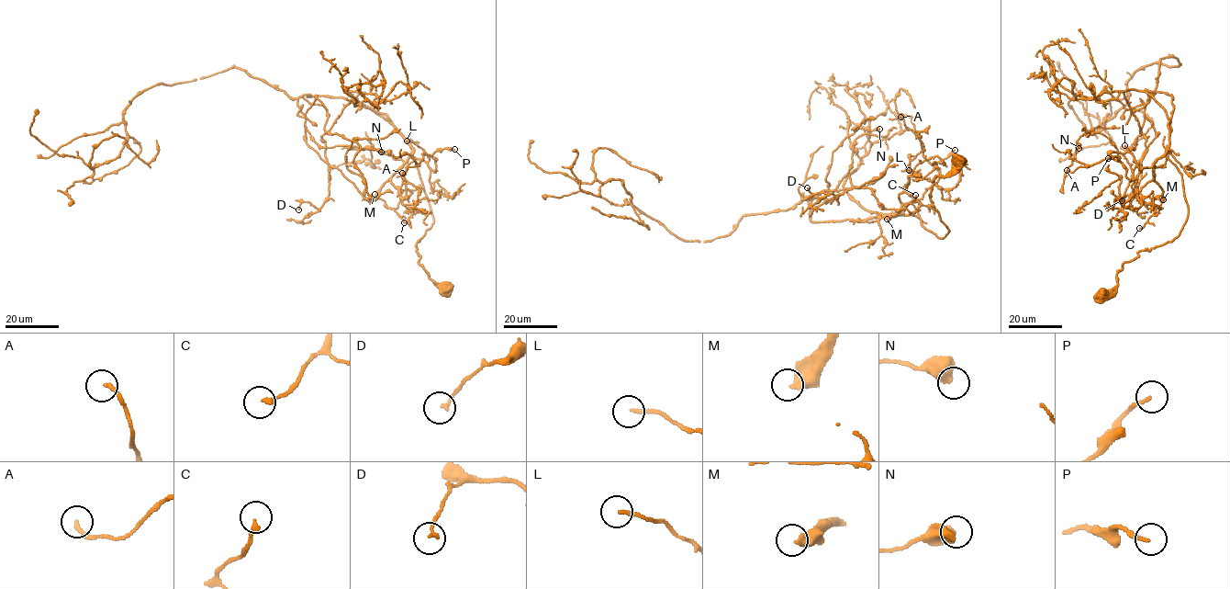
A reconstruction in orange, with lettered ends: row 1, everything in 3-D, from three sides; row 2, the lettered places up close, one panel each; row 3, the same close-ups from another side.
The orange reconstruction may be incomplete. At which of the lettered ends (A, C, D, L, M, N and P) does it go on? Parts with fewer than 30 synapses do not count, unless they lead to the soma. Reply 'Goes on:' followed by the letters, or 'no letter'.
Goes on: M

